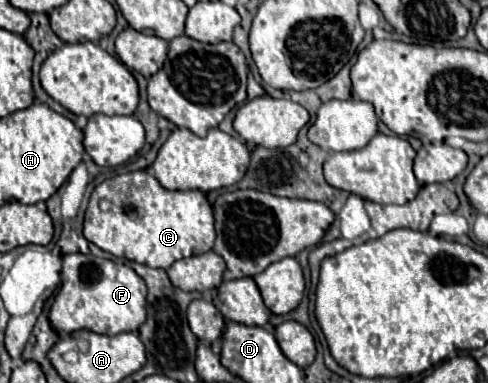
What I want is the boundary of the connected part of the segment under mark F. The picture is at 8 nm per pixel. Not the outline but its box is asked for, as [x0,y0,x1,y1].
[50,254,146,336]

